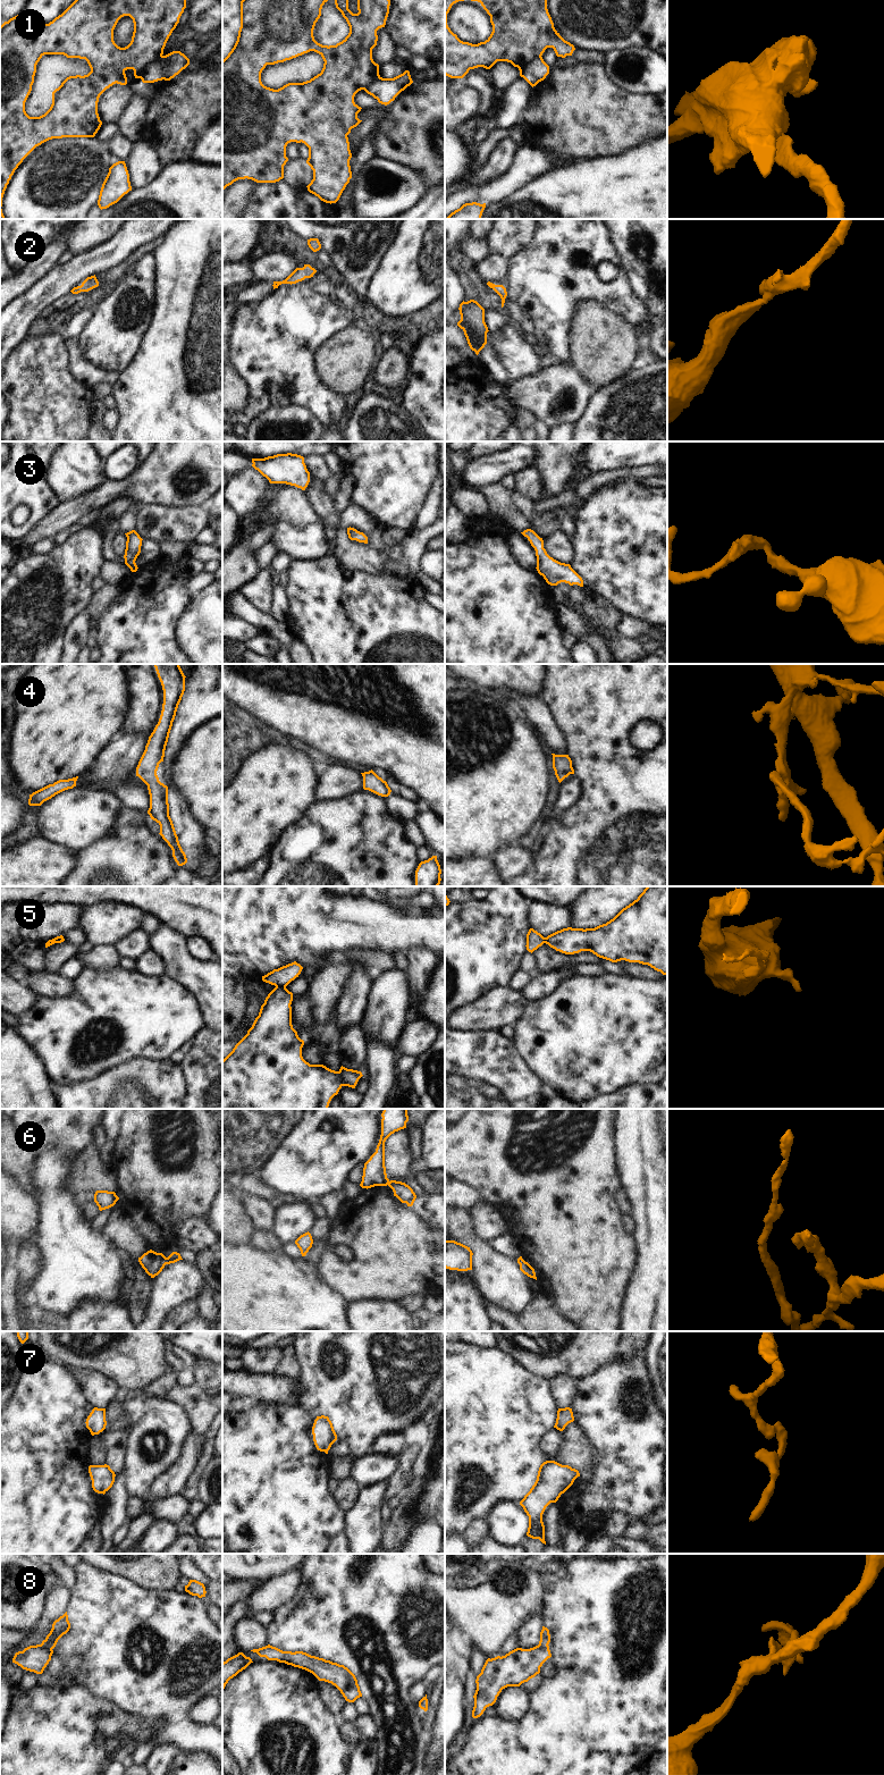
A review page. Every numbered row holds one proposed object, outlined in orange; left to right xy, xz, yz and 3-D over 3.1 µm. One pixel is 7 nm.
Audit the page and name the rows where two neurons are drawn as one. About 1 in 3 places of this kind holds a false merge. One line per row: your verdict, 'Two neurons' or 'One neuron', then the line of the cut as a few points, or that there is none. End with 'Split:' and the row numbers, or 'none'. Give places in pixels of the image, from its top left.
1: Two neurons. Split along xy (161, 55), (152, 58), (144, 66), (141, 78)
2: One neuron. No split
3: One neuron. No split
4: One neuron. No split
5: Two neurons. Split along xz (276, 985), (285, 987)
6: Two neurons. Split along xy (165, 1258), (166, 1263)
7: One neuron. No split
8: Two neurons. Split along xz (267, 1646), (264, 1656)
Split: 1, 5, 6, 8

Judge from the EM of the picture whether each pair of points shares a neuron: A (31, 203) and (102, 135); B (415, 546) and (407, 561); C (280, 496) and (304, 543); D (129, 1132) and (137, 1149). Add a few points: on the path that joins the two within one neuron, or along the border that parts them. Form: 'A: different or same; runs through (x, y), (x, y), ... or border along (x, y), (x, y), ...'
A: different; border along (94, 136), (106, 142)
B: same; runs through (412, 549), (409, 557)
C: same; runs through (285, 507), (292, 515), (299, 531)
D: same; runs through (134, 1136), (137, 1140), (137, 1144)

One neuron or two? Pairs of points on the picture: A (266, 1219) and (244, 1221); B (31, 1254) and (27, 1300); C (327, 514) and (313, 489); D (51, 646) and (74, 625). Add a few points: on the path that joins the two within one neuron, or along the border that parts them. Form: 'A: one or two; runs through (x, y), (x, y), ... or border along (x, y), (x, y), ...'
A: two; border along (241, 1195), (258, 1228)
B: one; runs through (25, 1265), (25, 1288)
C: one; runs through (325, 509), (316, 495)
D: two; border along (77, 613), (66, 628), (61, 652)

